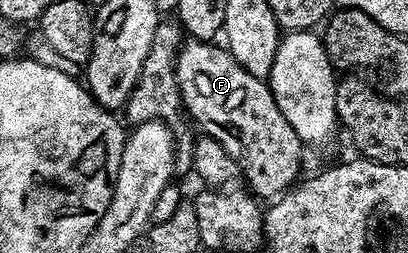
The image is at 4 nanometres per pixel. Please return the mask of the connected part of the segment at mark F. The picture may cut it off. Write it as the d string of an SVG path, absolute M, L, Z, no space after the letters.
M186 38L175 52L177 91L184 110L189 110L190 117L206 127L211 138L232 157L238 172L249 178L248 186L256 196L265 201L280 197L298 182L302 141L275 105L268 82L247 73L228 47L217 45Z

